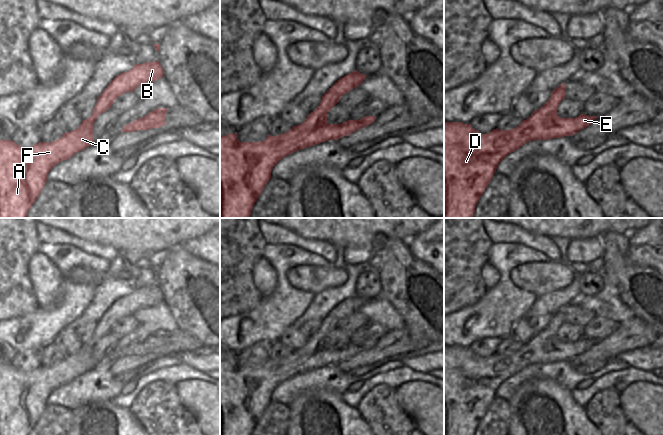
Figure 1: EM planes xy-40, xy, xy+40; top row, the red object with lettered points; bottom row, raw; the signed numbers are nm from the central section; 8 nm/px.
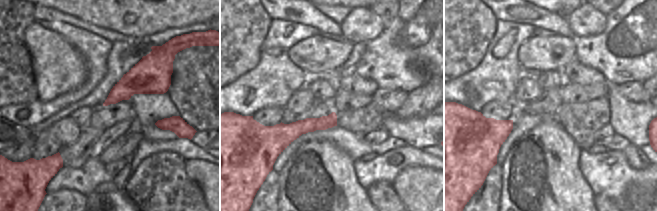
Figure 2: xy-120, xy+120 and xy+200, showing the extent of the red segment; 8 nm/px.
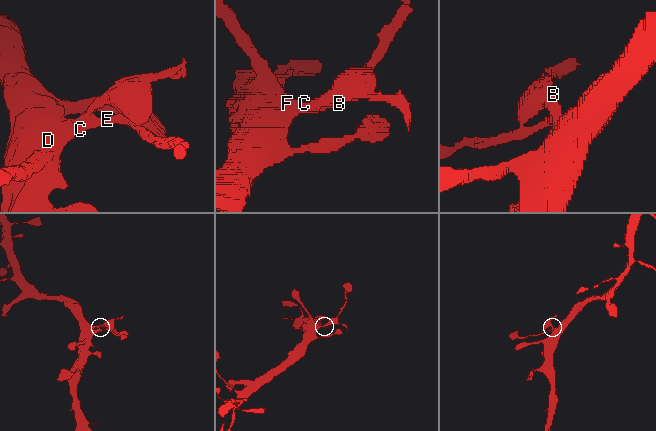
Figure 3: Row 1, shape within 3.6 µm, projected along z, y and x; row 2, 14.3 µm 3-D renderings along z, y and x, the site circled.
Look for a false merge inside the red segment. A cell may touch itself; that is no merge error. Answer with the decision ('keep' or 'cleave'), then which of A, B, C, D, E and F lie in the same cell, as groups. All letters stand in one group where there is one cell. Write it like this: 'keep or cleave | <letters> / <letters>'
keep | A B C D E F

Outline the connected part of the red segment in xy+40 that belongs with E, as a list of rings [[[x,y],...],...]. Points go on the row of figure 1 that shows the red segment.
[[[565,83],[555,88],[551,97],[526,120],[512,130],[498,130],[482,134],[462,122],[445,122],[444,124],[444,218],[473,218],[475,207],[496,172],[497,165],[510,153],[532,140],[550,140],[572,136],[589,126],[598,116],[582,114],[576,118],[562,118],[557,115],[557,107],[565,98]]]

